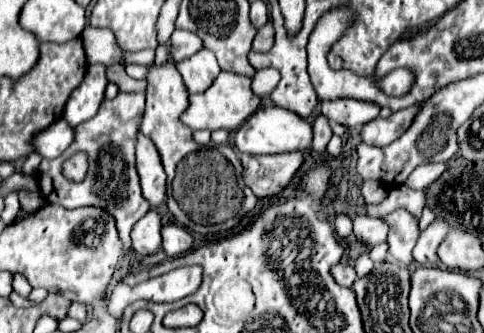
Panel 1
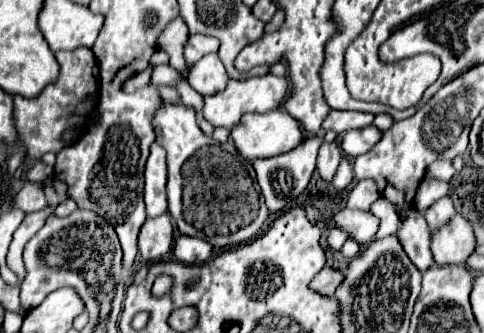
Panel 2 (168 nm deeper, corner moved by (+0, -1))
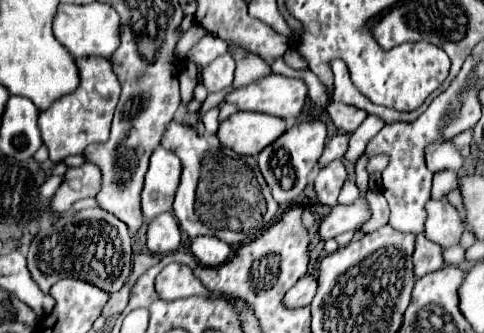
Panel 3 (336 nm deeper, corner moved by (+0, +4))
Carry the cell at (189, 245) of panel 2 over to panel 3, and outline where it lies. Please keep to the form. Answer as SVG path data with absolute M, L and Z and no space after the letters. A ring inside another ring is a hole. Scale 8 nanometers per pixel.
M199 236L191 240L191 252L205 266L219 266L231 256L231 246L215 236Z

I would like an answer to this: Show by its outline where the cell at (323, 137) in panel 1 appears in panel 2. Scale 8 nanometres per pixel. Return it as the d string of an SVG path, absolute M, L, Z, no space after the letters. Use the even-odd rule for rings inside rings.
M325 143L323 149L319 149L317 171L319 171L319 175L321 175L321 179L325 183L333 181L333 175L337 171L341 159L343 159L343 153L341 153L341 149L335 143Z

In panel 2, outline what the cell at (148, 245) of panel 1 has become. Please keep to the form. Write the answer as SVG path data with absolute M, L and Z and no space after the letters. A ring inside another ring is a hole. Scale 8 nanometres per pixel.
M165 213L143 223L139 233L139 253L147 261L161 261L173 247L173 223L169 225L169 221L171 217Z

